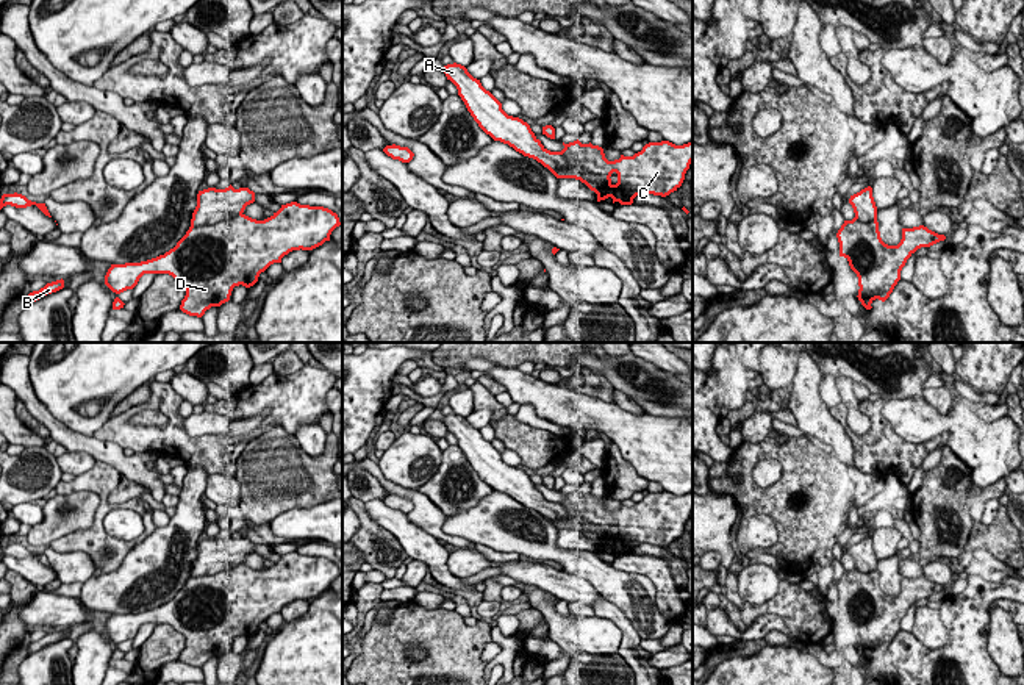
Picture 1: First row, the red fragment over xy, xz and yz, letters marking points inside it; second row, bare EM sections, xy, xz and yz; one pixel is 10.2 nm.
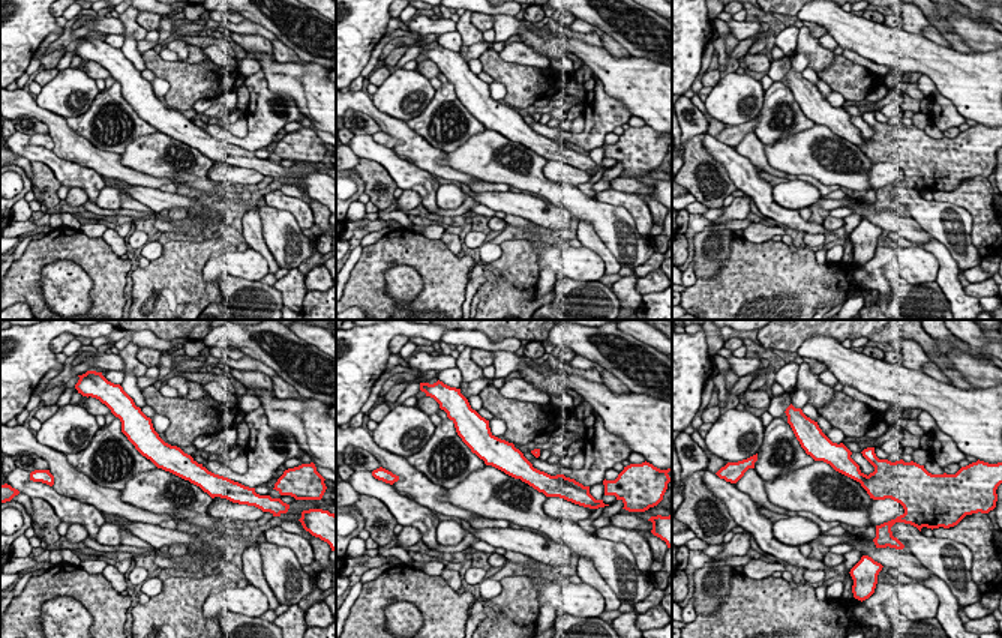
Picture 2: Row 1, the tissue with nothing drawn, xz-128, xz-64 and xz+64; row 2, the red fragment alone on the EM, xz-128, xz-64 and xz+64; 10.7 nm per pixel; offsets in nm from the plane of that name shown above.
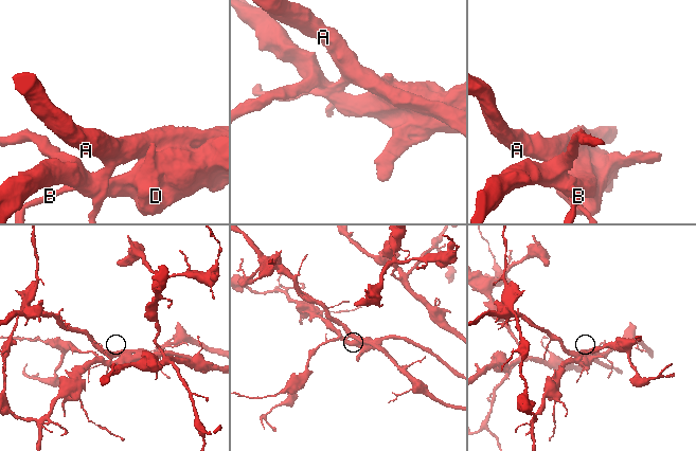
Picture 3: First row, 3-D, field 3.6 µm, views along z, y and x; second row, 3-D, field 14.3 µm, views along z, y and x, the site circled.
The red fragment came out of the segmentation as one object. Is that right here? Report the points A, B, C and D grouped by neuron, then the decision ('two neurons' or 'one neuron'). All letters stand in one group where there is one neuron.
groups A B / C D; two neurons

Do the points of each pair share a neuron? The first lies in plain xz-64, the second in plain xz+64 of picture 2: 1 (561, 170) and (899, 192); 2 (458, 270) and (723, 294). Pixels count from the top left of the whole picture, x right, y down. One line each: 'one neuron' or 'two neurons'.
1: two neurons
2: one neuron

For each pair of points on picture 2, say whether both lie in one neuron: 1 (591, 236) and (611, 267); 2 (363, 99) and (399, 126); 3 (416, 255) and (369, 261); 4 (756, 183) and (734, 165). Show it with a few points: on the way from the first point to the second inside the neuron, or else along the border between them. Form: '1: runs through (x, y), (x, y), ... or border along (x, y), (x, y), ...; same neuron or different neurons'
1: runs through (596, 243), (609, 260); same neuron
2: runs through (371, 108), (390, 125); same neuron
3: runs through (404, 255), (381, 255); same neuron
4: runs through (750, 182), (740, 171); same neuron

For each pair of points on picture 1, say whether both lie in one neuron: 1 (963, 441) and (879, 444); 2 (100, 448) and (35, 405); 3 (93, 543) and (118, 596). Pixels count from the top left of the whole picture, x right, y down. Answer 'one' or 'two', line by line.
1: two
2: one
3: two

